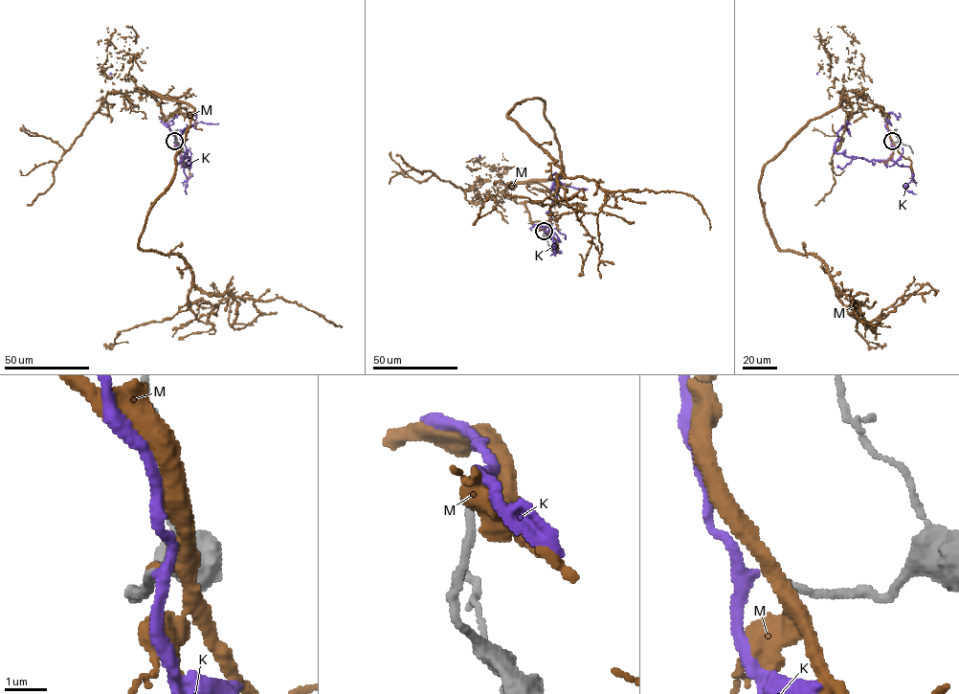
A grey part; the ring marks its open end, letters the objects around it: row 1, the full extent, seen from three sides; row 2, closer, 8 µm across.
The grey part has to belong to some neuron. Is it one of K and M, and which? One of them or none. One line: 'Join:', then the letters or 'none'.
Join: K

